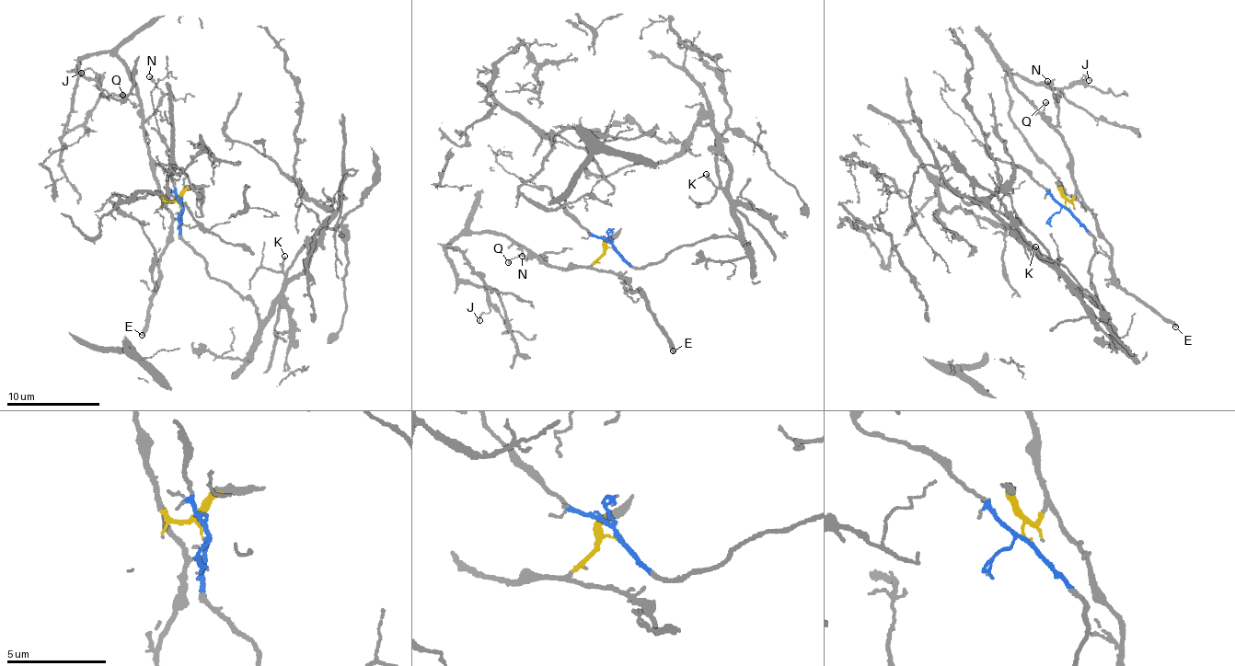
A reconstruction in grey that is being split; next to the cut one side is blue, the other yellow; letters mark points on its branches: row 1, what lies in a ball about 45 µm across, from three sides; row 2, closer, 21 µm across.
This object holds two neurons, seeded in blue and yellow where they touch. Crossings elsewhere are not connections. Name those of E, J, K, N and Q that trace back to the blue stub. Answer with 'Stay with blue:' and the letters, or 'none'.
Stay with blue: K

